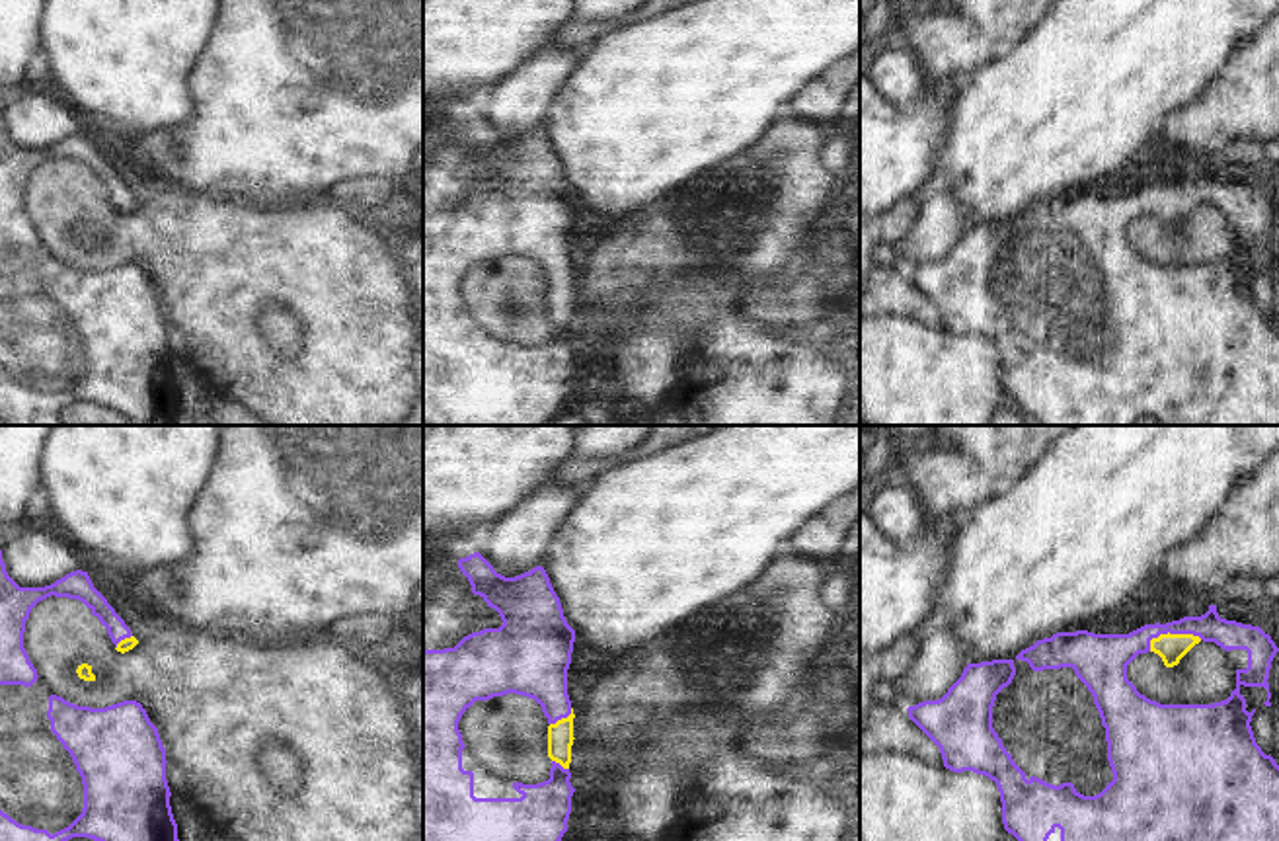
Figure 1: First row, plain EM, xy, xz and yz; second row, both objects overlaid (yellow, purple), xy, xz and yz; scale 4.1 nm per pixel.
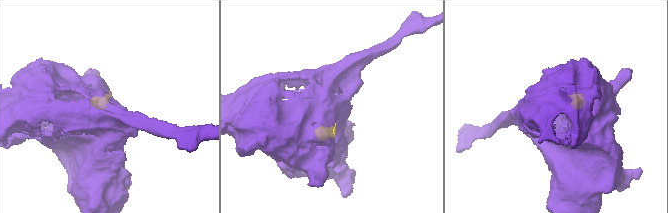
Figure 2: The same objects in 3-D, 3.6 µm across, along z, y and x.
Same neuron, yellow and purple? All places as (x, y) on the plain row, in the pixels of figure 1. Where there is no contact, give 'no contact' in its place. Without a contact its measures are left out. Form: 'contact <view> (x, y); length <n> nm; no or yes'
contact yz (1168, 196); length 220 nm; yes

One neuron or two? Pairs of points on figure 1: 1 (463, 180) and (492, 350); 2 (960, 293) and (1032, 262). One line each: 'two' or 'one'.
1: one
2: one

